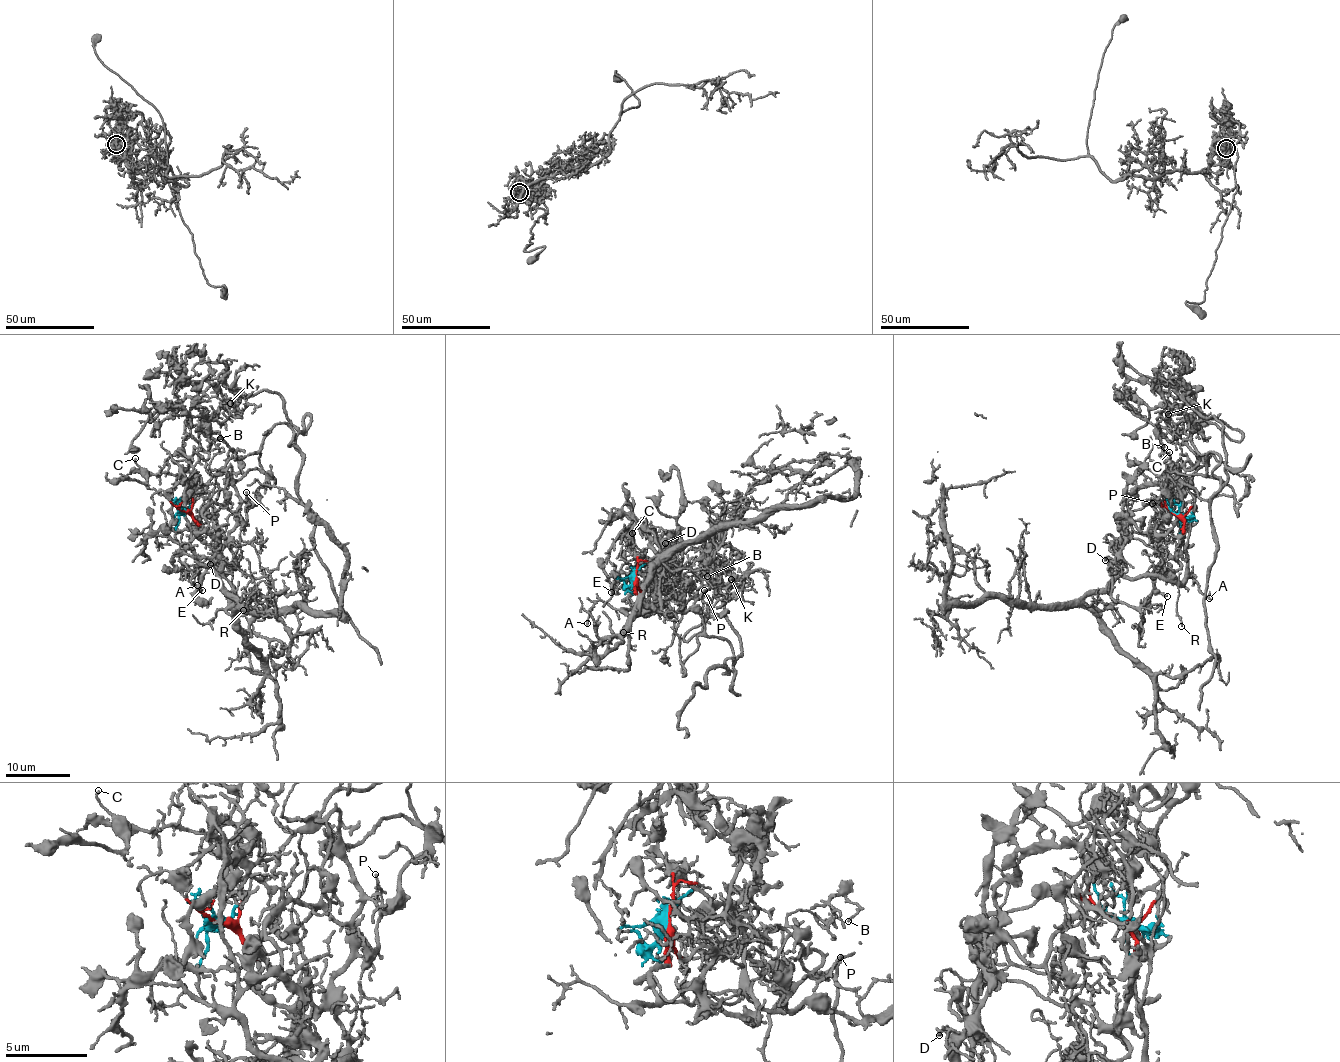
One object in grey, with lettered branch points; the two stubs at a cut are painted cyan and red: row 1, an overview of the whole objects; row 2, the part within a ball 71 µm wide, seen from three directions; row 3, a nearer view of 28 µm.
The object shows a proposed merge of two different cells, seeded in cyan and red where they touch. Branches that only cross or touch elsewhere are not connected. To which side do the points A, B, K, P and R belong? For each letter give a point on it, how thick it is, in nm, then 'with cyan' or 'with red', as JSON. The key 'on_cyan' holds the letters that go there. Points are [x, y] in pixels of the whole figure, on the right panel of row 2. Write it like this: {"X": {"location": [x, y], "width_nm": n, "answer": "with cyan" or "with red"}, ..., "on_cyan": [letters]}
{"A": {"location": [1209, 598], "width_nm": 120, "answer": "with red"}, "B": {"location": [1164, 447], "width_nm": 80, "answer": "with cyan"}, "K": {"location": [1168, 414], "width_nm": 170, "answer": "with cyan"}, "P": {"location": [1152, 503], "width_nm": 120, "answer": "with cyan"}, "R": {"location": [1181, 626], "width_nm": 100, "answer": "with red"}, "on_cyan": ["B", "K", "P"]}

